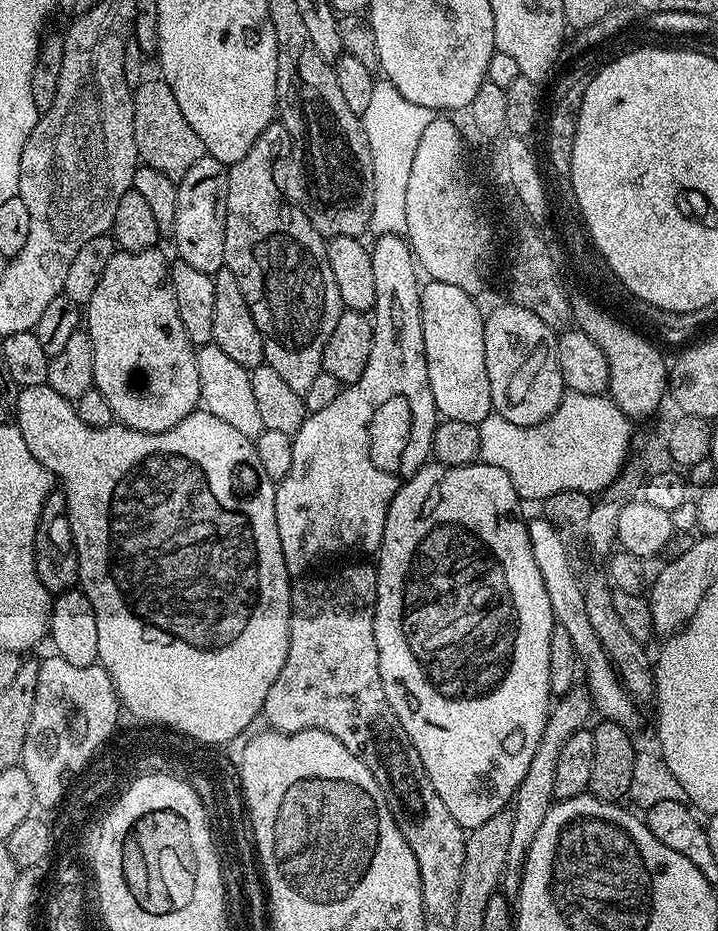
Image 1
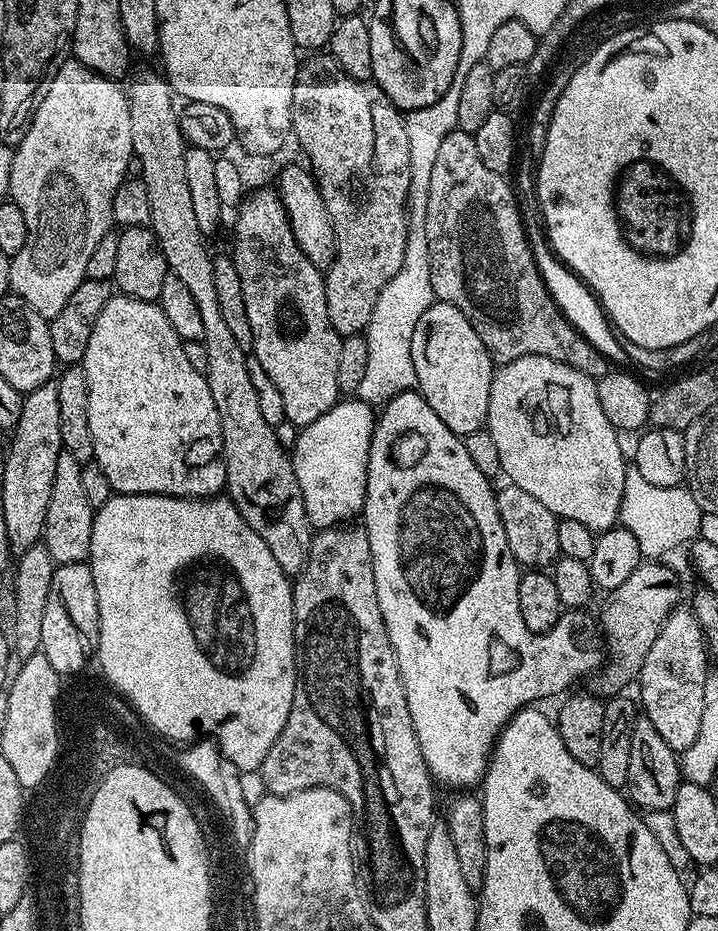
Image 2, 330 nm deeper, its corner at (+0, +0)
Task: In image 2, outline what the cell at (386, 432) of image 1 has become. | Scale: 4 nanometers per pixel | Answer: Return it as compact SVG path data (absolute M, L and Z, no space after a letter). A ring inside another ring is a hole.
M344 398L331 408L318 422L307 424L299 429L296 437L296 447L291 449L290 455L294 474L298 478L300 493L304 499L304 509L313 529L337 527L341 522L348 522L351 516L359 517L364 511L366 498L366 482L368 481L368 459L372 435L376 429L377 413L373 405L367 404L359 398Z

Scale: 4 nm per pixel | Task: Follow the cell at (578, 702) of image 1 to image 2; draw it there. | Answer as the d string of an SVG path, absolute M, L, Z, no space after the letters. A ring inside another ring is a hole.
M641 562L634 574L630 574L622 586L611 589L607 596L608 601L600 612L600 624L612 643L612 661L599 669L600 677L591 688L601 698L623 693L627 689L624 687L639 677L646 654L650 654L650 646L654 646L654 638L658 638L673 608L681 603L680 580L675 570L667 568L664 562Z

